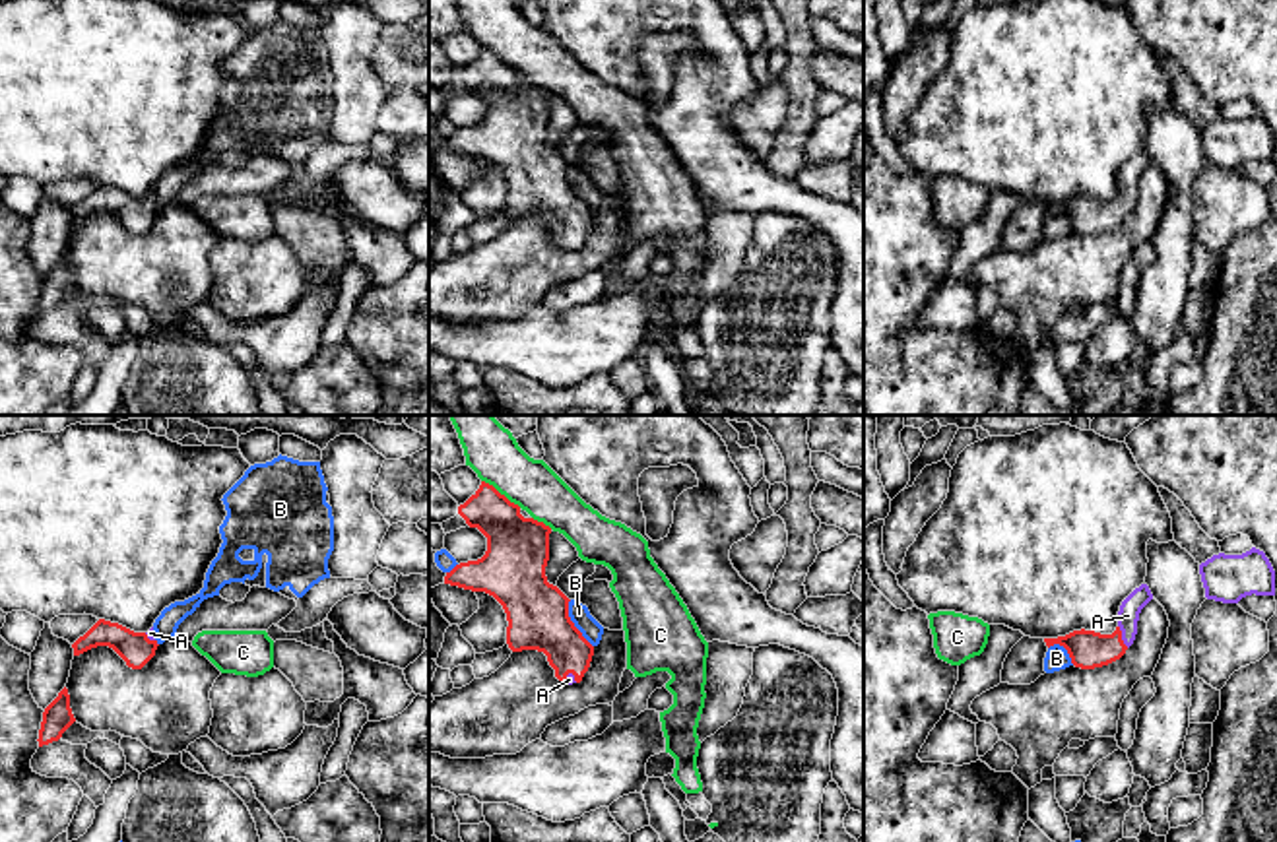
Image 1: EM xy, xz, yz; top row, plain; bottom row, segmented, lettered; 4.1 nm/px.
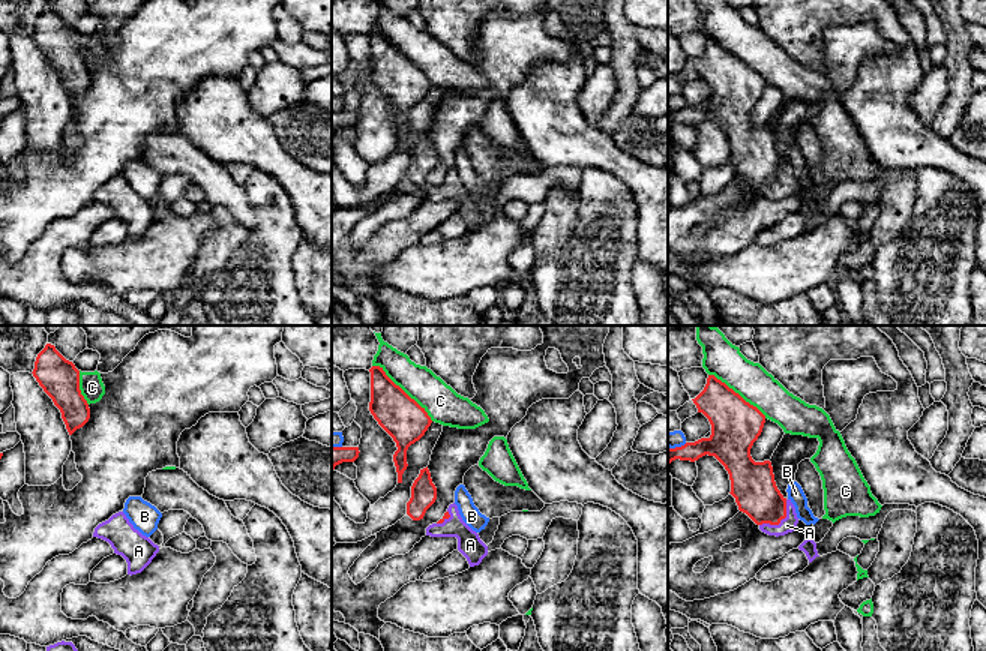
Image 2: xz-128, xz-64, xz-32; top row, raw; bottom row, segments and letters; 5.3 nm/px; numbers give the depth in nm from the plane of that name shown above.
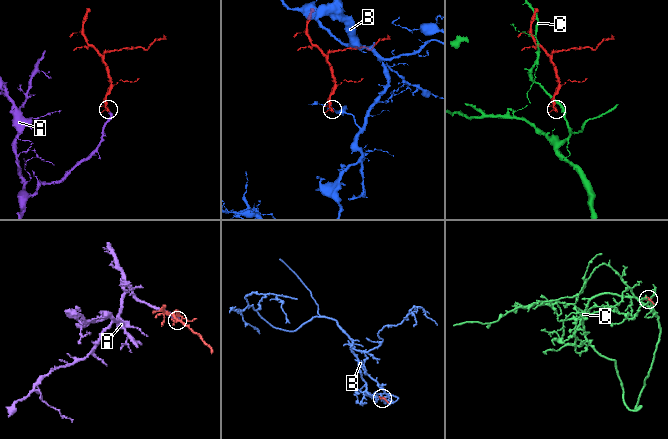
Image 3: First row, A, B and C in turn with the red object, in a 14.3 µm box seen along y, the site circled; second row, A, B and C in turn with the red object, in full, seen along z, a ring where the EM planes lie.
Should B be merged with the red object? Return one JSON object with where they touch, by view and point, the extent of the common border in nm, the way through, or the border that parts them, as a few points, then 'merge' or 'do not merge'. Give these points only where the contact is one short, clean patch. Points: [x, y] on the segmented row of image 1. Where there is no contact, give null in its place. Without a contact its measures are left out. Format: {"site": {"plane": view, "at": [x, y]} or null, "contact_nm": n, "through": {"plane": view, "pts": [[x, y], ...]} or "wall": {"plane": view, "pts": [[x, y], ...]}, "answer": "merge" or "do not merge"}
{"site": {"plane": "xz", "at": [573, 623]}, "contact_nm": 220, "answer": "do not merge"}

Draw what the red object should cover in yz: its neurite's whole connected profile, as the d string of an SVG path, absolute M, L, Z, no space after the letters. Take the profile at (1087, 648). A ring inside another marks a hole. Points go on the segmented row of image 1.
M1147 584L1135 588L1120 605L1118 627L1112 634L1095 631L1073 631L1065 636L1044 638L1046 646L1060 644L1067 650L1071 664L1081 669L1095 669L1120 660L1133 644L1141 609L1153 599Z

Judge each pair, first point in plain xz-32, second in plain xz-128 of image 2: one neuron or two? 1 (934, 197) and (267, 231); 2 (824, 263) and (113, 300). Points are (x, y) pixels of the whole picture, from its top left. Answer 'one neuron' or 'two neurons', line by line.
1: one neuron
2: two neurons

